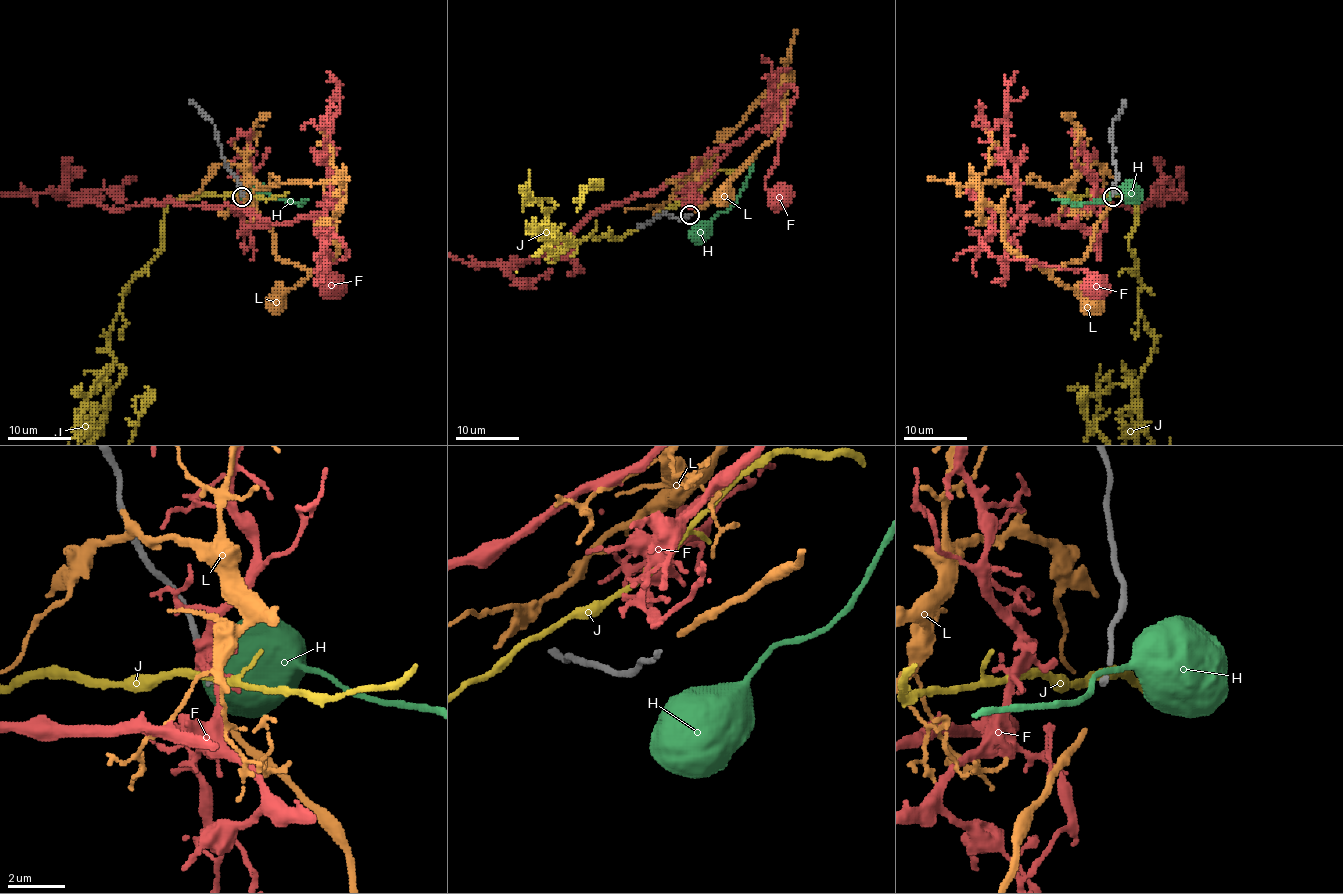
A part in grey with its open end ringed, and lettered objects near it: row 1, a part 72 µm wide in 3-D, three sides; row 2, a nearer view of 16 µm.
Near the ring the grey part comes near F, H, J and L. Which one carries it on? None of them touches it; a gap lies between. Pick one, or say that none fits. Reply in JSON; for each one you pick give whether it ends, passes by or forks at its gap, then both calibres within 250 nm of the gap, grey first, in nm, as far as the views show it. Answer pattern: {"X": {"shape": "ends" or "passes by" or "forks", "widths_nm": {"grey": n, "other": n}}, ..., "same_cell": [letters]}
{"L": {"shape": "ends", "widths_nm": {"grey": 140, "other": 200}}, "same_cell": ["L"]}

